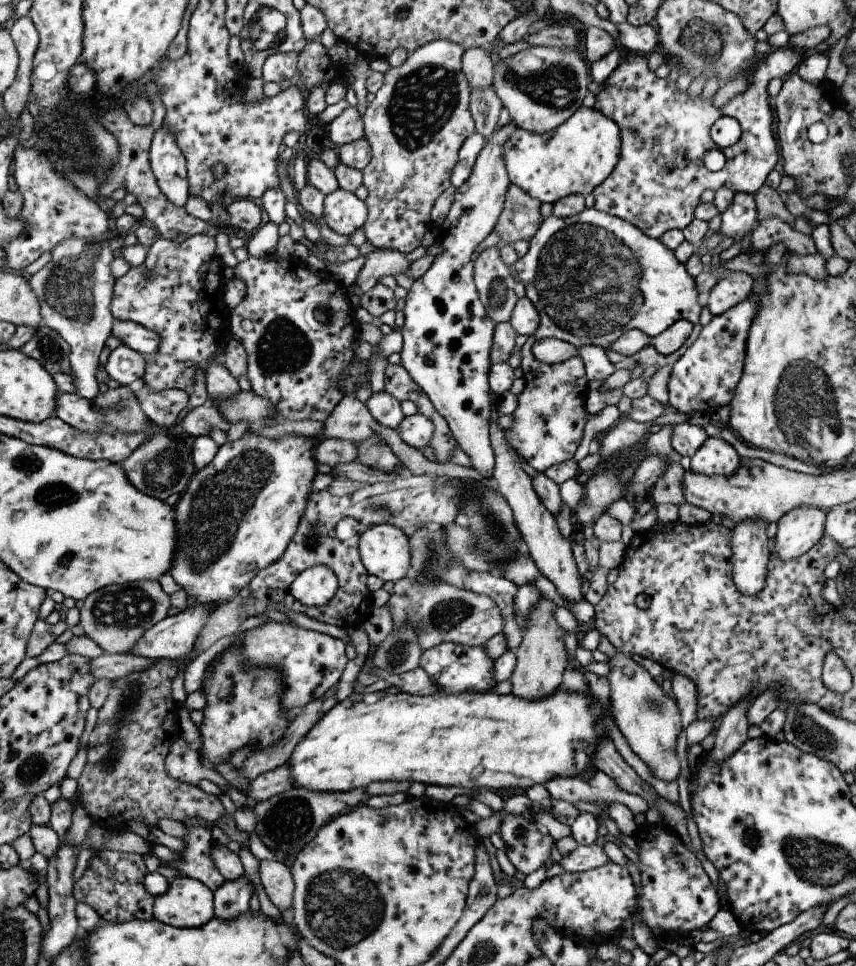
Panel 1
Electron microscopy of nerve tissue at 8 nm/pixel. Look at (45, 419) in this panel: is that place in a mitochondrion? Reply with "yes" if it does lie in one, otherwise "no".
no

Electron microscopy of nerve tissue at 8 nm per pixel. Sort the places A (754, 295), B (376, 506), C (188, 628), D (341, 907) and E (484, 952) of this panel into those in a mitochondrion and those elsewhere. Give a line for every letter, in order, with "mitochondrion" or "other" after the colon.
A: other
B: mitochondrion
C: other
D: mitochondrion
E: mitochondrion

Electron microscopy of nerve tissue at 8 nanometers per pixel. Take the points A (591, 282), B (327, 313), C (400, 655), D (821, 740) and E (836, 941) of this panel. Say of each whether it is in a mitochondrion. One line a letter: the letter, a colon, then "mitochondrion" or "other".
A: mitochondrion
B: other
C: mitochondrion
D: mitochondrion
E: other

